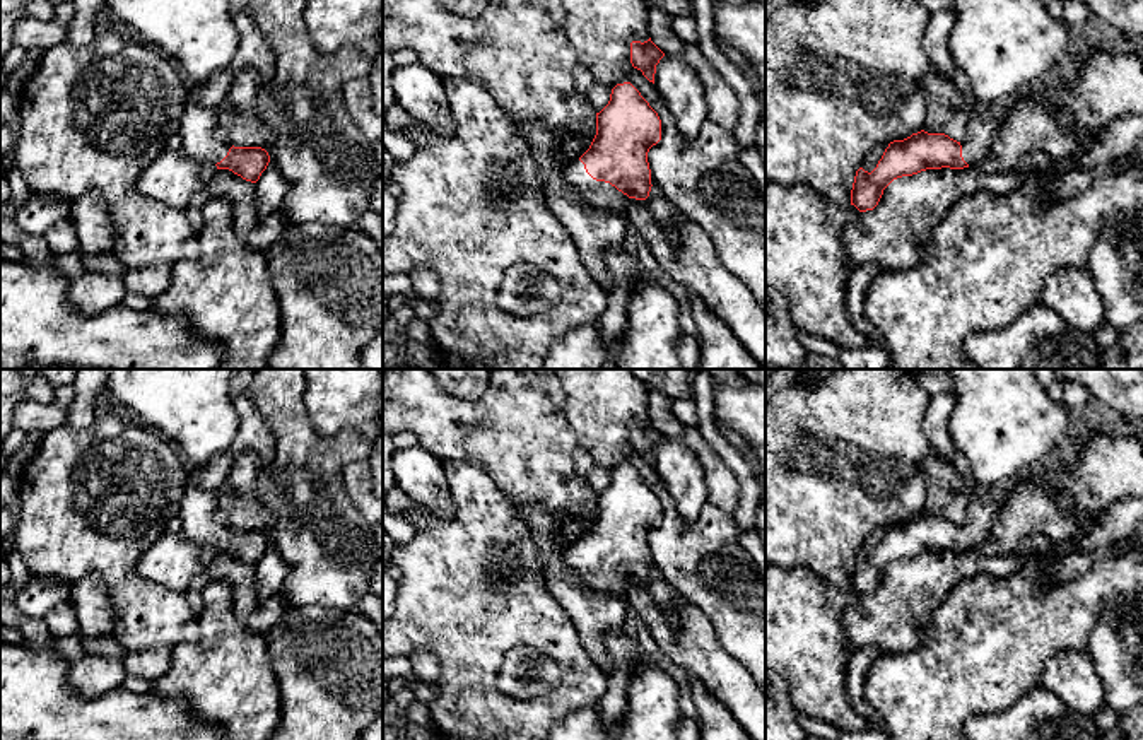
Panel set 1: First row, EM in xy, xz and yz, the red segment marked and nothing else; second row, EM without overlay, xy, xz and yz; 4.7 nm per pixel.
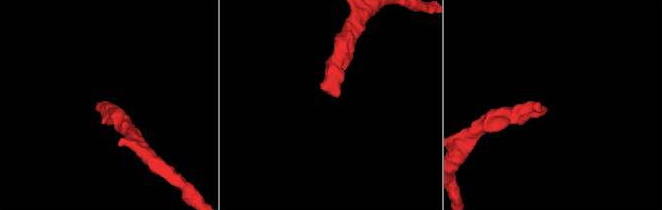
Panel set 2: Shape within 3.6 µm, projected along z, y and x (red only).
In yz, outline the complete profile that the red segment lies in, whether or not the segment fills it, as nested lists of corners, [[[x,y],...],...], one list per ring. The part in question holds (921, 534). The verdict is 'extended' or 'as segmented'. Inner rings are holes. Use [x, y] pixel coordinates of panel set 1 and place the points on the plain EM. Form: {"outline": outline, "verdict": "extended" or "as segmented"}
{"outline": [[[974,490],[969,497],[962,525],[945,516],[912,516],[904,523],[894,523],[885,532],[876,550],[868,555],[856,554],[851,588],[859,595],[873,593],[883,573],[897,561],[912,559],[926,552],[964,552],[988,542],[999,518],[1003,502],[982,501]]], "verdict": "extended"}

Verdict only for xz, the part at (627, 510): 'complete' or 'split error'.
split error

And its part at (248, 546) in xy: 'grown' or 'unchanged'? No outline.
grown

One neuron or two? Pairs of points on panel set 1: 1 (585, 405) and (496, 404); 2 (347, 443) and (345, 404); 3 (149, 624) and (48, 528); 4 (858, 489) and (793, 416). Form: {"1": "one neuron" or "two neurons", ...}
{"1": "two neurons", "2": "two neurons", "3": "one neuron", "4": "one neuron"}

